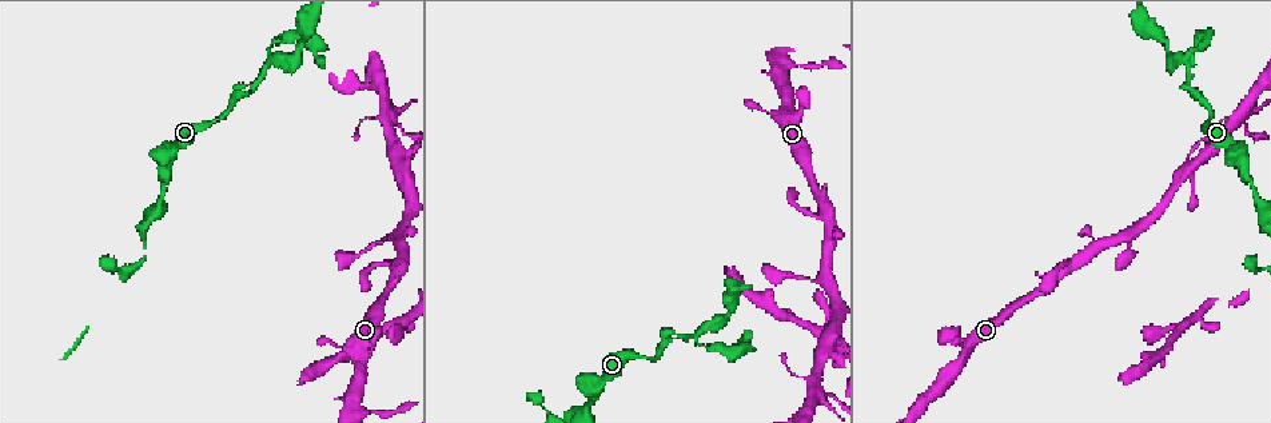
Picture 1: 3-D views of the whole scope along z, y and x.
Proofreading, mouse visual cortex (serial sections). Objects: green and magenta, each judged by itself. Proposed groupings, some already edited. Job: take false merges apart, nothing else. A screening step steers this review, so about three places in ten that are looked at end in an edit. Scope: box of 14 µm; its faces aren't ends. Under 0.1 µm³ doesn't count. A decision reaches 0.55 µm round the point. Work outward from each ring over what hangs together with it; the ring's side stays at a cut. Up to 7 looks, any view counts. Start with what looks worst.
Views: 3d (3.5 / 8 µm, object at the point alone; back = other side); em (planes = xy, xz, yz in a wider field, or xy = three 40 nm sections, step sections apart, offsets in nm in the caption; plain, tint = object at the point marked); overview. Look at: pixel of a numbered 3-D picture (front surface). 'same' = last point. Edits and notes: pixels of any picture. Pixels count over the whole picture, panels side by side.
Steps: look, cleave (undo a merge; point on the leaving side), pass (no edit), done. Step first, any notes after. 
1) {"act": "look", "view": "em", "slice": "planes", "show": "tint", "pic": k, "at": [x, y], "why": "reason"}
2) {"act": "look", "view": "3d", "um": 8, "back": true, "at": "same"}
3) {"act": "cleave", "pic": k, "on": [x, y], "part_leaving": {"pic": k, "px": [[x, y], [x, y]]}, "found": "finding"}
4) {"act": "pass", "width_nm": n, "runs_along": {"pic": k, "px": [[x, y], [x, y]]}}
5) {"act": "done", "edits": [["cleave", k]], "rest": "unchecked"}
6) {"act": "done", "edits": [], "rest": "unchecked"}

{"act": "look", "view": "3d", "um": 8, "pic": 1, "at": [699, 332], "why": "branch point"}

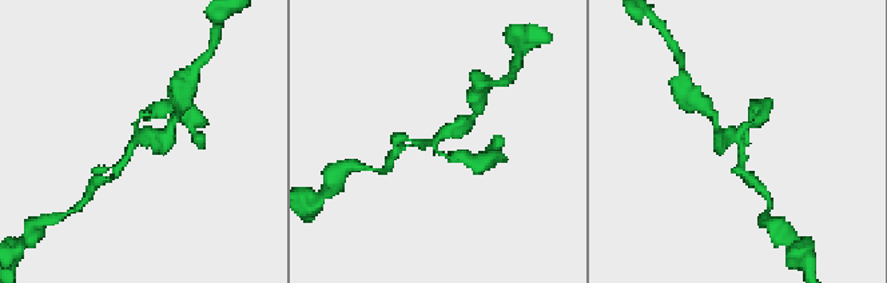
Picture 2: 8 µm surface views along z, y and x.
{"act": "look", "view": "em", "slice": "planes", "show": "tint", "pic": 2, "at": [141, 138], "arms": 3, "arm_widths_nm": [100, 200, 300], "why": "now the EM"}

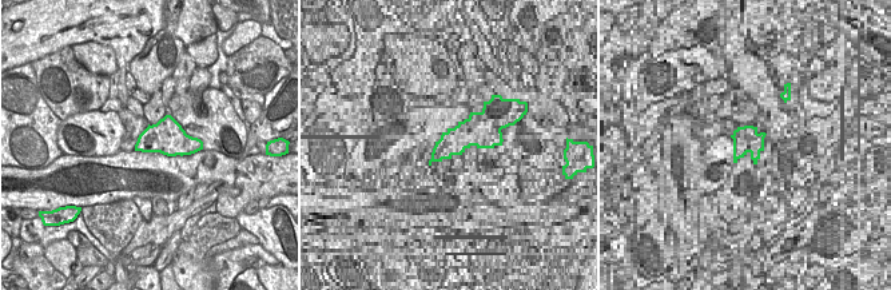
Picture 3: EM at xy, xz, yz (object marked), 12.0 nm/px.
{"act": "pass", "found": "one cell here"}

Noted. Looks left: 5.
{"act": "look", "view": "3d", "um": 8, "pic": 1, "at": [1129, 238], "why": "a fork"}

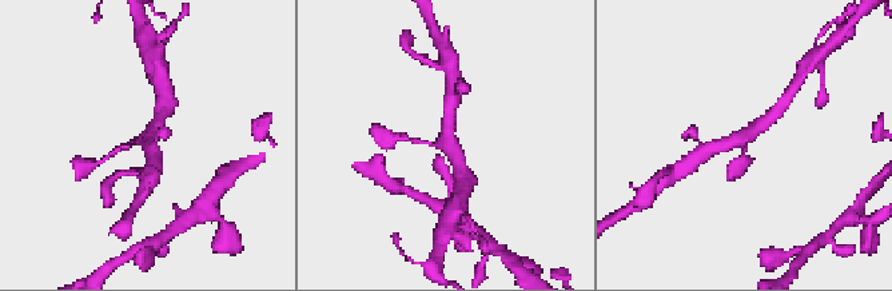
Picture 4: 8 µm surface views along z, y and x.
{"act": "look", "view": "3d", "um": 3.5, "back": true, "pic": 4, "at": [449, 140]}

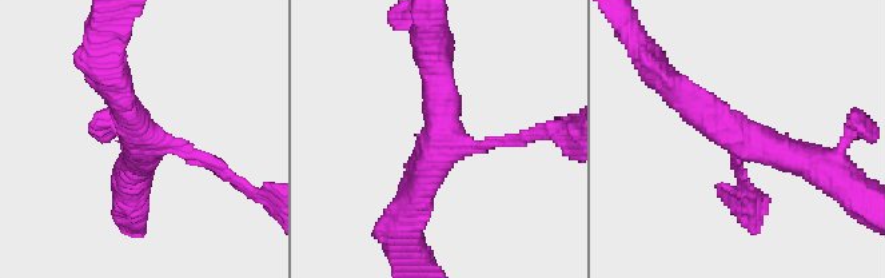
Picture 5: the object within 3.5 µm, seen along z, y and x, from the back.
{"act": "look", "view": "em", "slice": "xy", "step": 5, "show": "tint", "pic": 5, "at": [743, 141]}

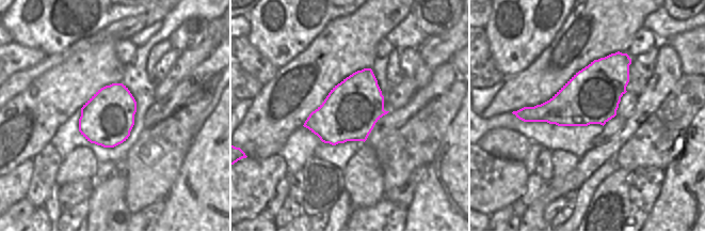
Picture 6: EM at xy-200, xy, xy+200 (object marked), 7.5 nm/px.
{"act": "pass", "arm_widths_nm": [100, 400, 400], "found": "continuous, no second cell"}

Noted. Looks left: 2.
{"act": "look", "view": "3d", "um": 3.5, "pic": 1, "at": [833, 337]}

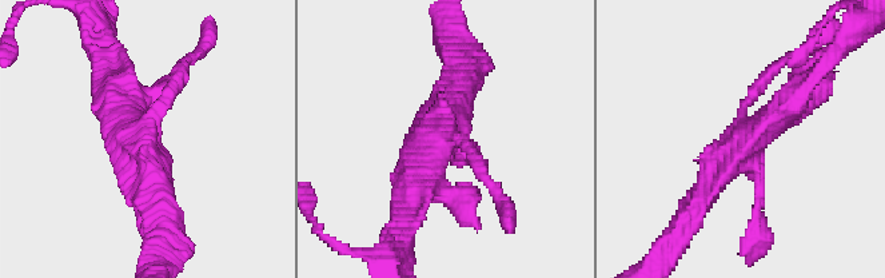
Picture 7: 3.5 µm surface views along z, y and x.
{"act": "look", "view": "em", "slice": "xy", "step": 1, "show": "tint", "pic": 7, "at": [745, 140], "why": "shape alone is not enough"}

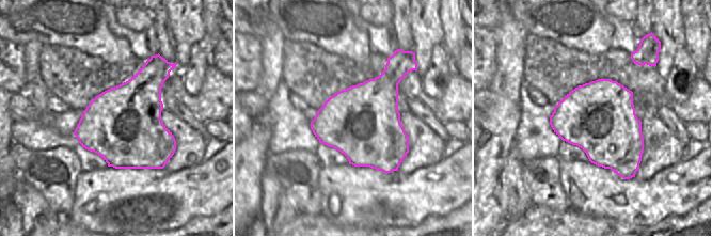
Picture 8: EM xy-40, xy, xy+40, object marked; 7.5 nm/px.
{"act": "pass", "runs_along": {"pic": 7, "px": [[690, 211], [804, 84]]}, "found": "continuous, no second cell"}

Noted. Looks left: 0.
{"act": "done", "edits": [], "rest": "unchecked"}

